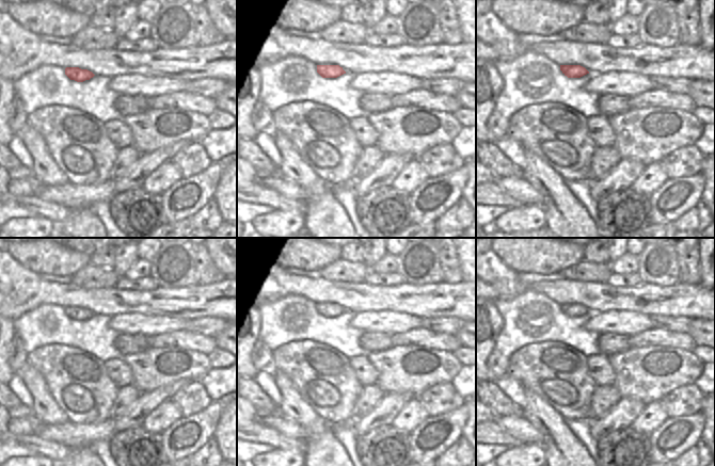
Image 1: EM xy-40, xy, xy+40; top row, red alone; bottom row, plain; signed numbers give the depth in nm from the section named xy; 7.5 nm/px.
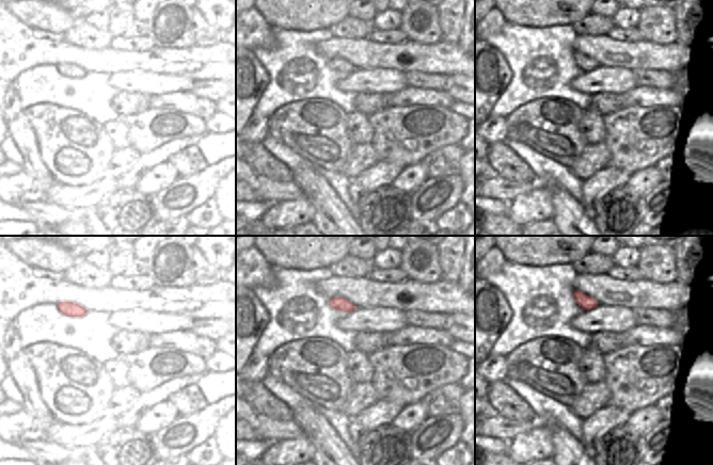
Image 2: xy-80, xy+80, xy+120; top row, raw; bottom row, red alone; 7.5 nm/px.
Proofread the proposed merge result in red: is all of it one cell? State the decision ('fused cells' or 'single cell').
single cell

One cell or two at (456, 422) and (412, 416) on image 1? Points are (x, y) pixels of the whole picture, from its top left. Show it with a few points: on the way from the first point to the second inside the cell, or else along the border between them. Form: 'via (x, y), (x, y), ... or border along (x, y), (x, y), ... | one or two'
border along (429, 416), (424, 418), (409, 432) | two

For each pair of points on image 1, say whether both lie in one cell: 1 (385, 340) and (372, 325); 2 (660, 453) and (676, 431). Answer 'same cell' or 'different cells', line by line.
1: different cells
2: same cell

